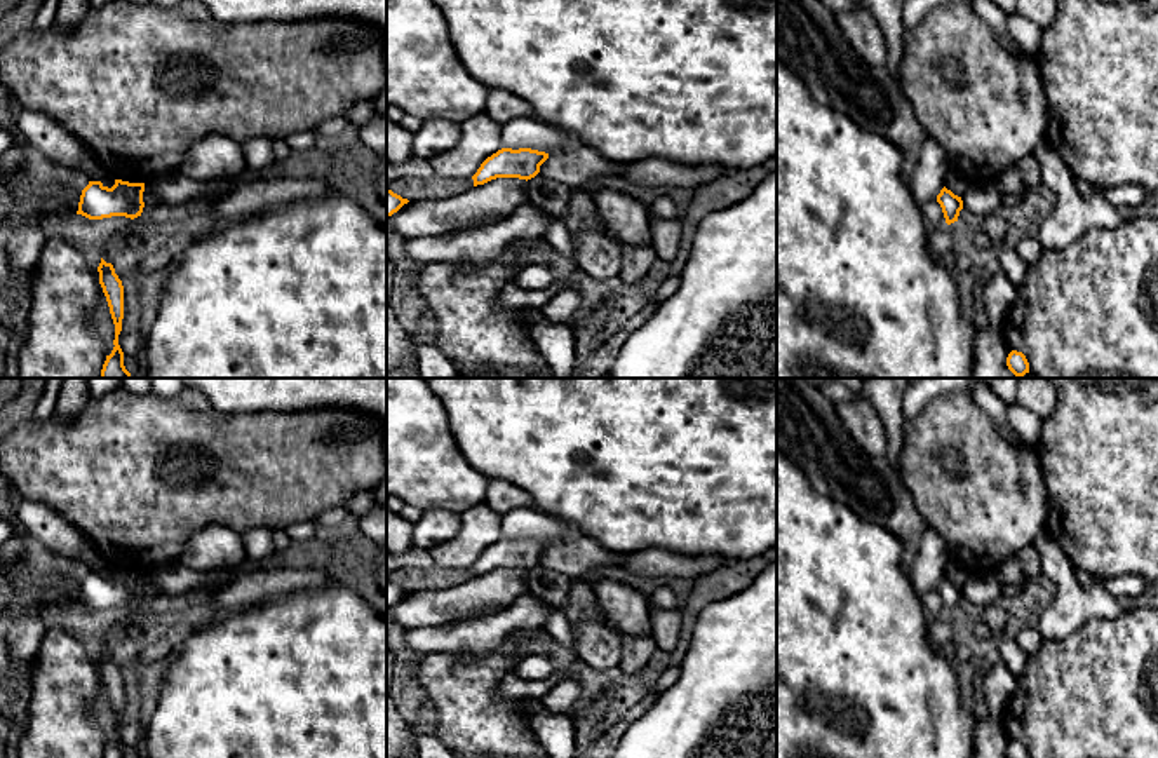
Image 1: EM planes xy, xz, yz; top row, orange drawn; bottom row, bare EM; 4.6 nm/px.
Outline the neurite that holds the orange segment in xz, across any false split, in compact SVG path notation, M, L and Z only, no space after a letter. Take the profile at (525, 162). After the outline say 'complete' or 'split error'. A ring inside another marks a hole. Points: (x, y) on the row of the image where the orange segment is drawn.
M502 148L481 164L477 173L472 176L474 186L496 178L519 178L528 181L540 173L540 166L547 159L549 153L531 148Z | complete

